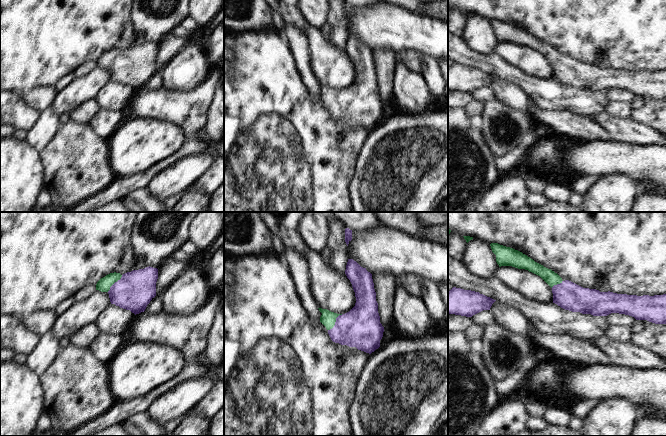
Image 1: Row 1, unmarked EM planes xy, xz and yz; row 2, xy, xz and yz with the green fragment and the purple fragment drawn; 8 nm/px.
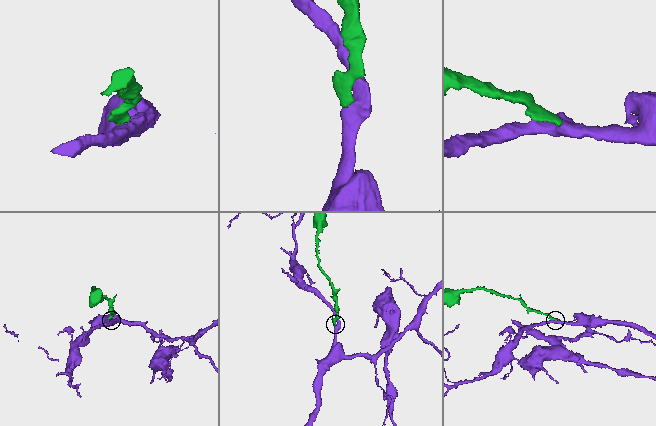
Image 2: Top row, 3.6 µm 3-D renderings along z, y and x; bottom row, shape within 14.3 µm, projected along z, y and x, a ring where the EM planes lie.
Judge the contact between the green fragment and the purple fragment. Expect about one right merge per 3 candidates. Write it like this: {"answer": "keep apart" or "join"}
{"answer": "join"}

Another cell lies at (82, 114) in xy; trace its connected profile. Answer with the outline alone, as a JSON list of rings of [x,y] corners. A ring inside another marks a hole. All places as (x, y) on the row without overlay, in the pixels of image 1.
[[[87,100],[70,112],[70,120],[79,124],[89,124],[93,115],[99,110],[94,100]]]

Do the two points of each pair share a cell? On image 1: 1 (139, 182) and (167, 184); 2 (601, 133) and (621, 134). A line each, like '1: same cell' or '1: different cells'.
1: different cells
2: different cells

